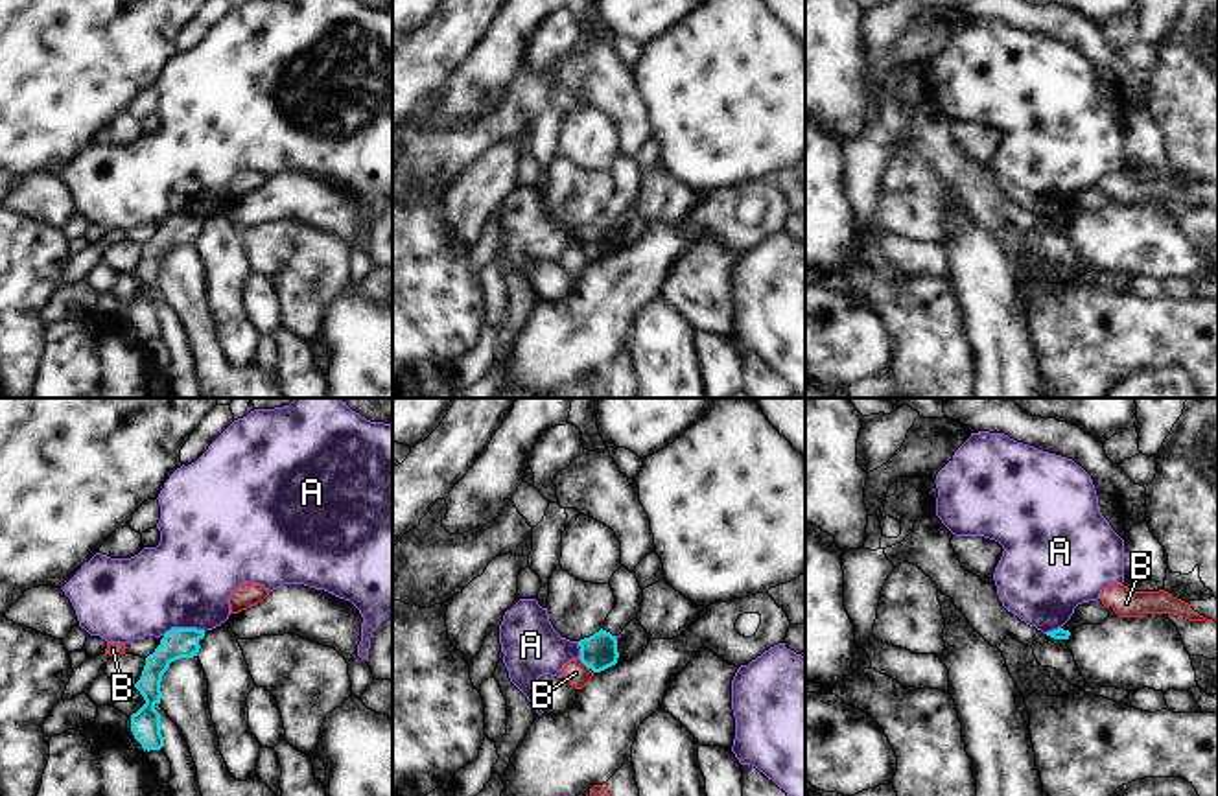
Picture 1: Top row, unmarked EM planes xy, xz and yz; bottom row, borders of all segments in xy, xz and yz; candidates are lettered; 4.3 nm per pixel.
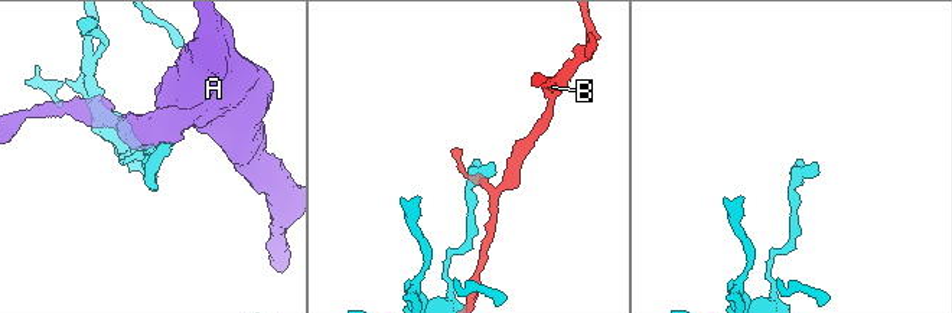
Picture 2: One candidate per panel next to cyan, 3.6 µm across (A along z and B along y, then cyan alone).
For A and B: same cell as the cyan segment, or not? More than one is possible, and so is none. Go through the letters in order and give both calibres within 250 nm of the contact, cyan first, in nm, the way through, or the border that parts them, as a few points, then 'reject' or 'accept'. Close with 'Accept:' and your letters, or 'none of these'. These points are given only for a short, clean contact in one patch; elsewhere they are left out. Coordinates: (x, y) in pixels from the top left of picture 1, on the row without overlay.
A: 130/400 nm | along xy (205, 218), (170, 216), (163, 222) | reject
B: 160/110 nm | reject
Accept: none of these

